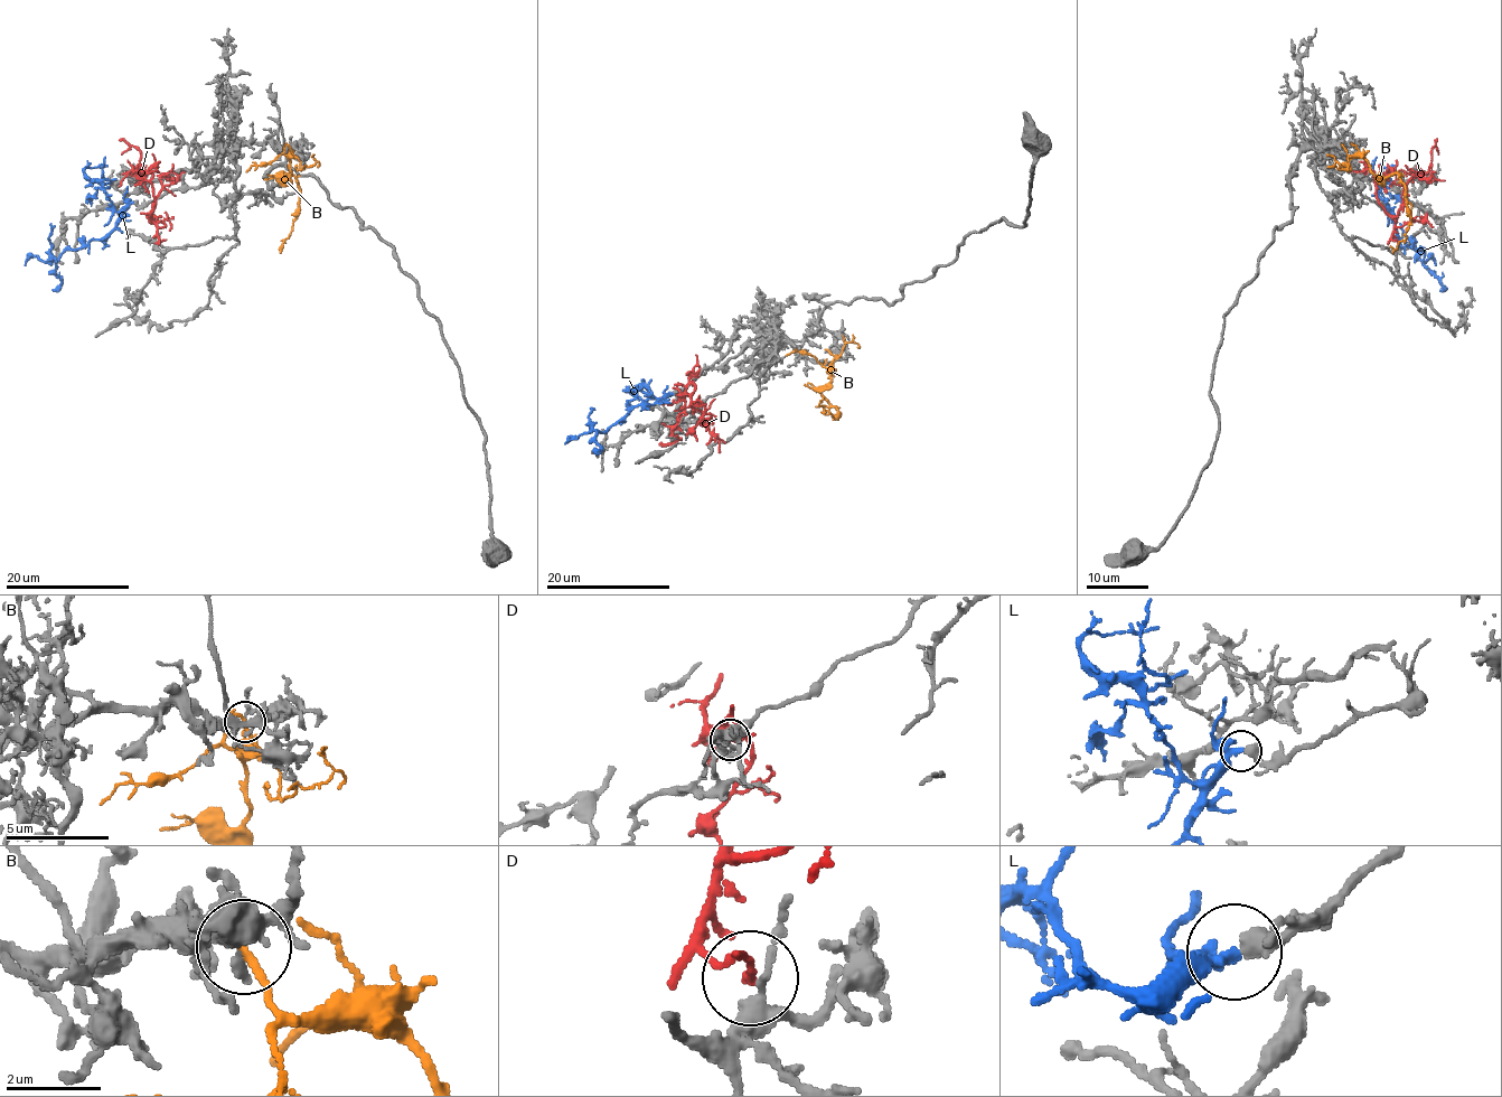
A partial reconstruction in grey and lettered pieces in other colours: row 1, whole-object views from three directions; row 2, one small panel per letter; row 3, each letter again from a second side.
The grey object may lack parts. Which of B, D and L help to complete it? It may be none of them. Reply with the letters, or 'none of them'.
L

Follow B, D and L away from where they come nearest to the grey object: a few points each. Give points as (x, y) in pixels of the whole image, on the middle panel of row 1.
B: (829, 352), (834, 356), (832, 380), (820, 391), (839, 412), (834, 419), (825, 412), (820, 403), (824, 399)
D: (698, 406), (703, 404), (700, 400), (693, 403), (695, 386), (691, 383), (672, 432), (681, 439), (660, 447)
L: (672, 394), (653, 404), (631, 410), (602, 432), (590, 424), (591, 408)

